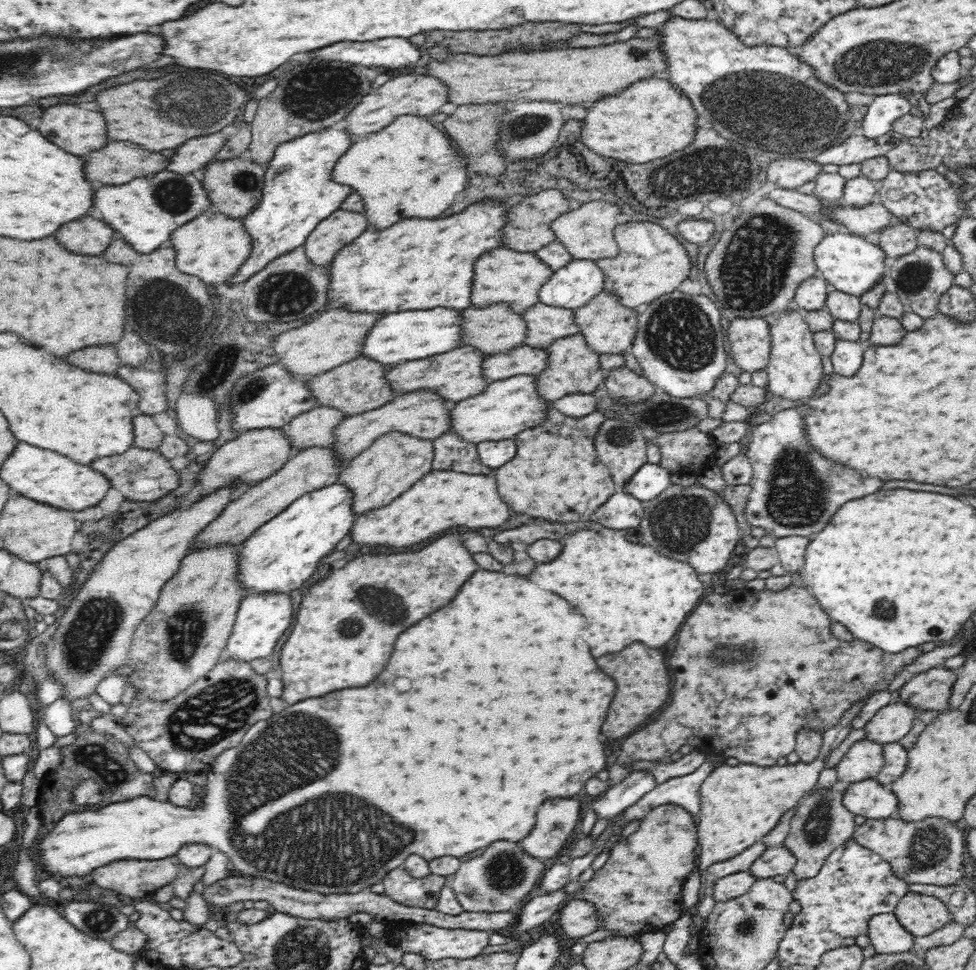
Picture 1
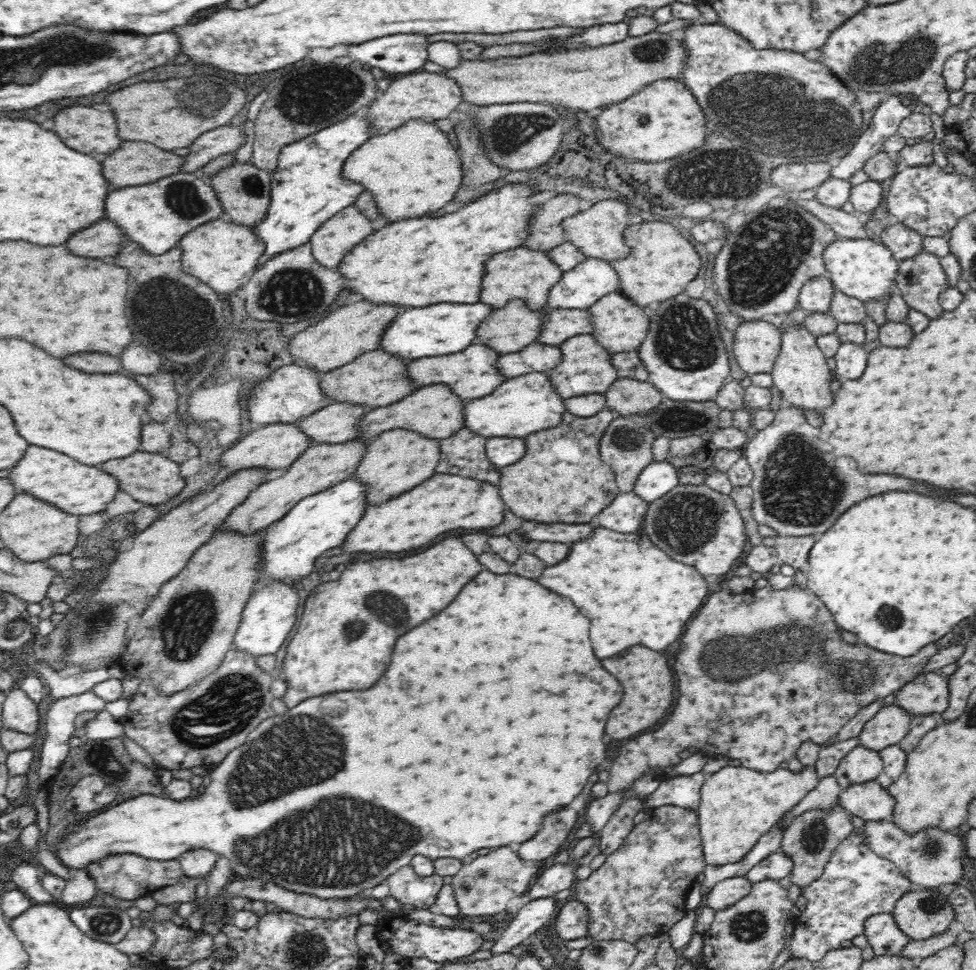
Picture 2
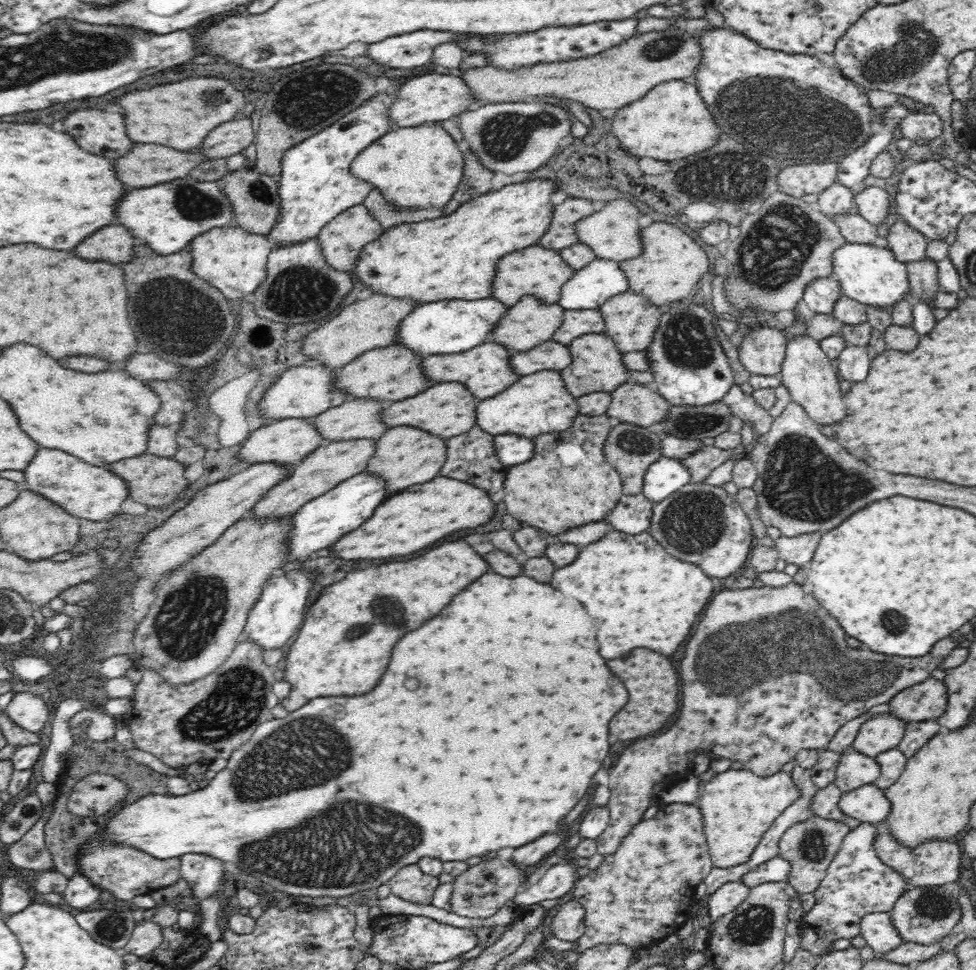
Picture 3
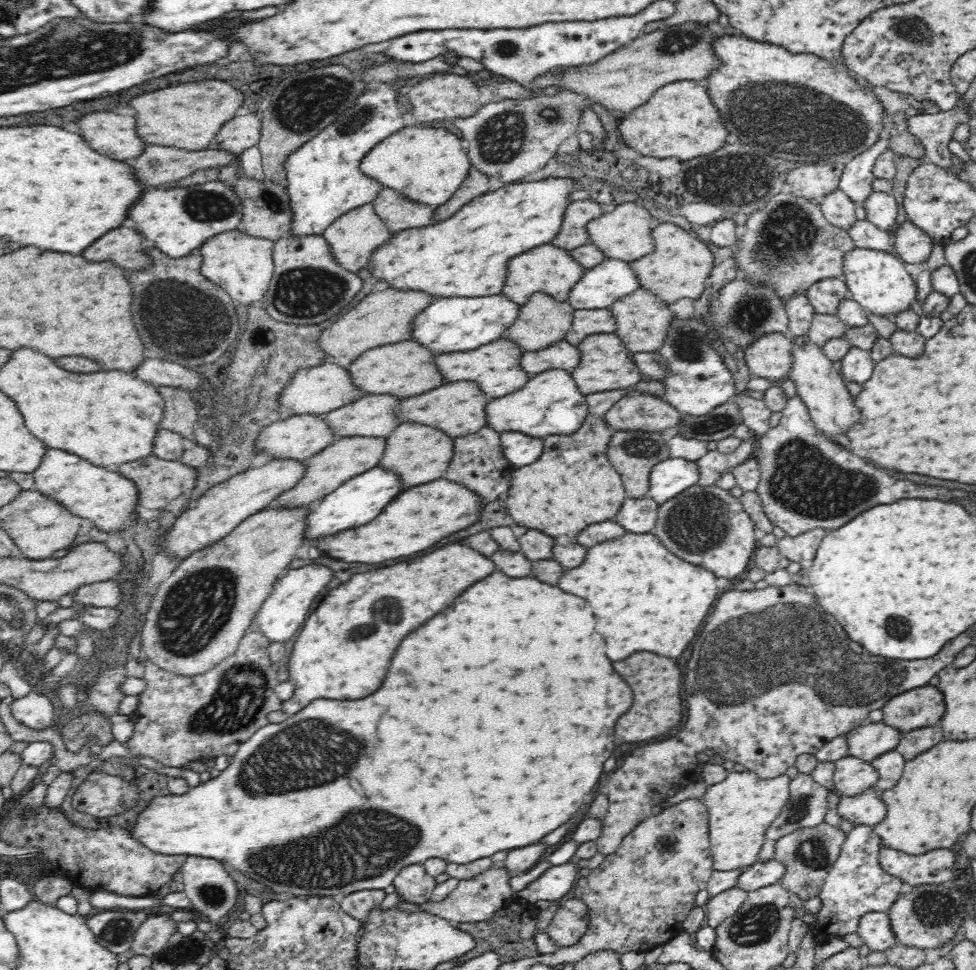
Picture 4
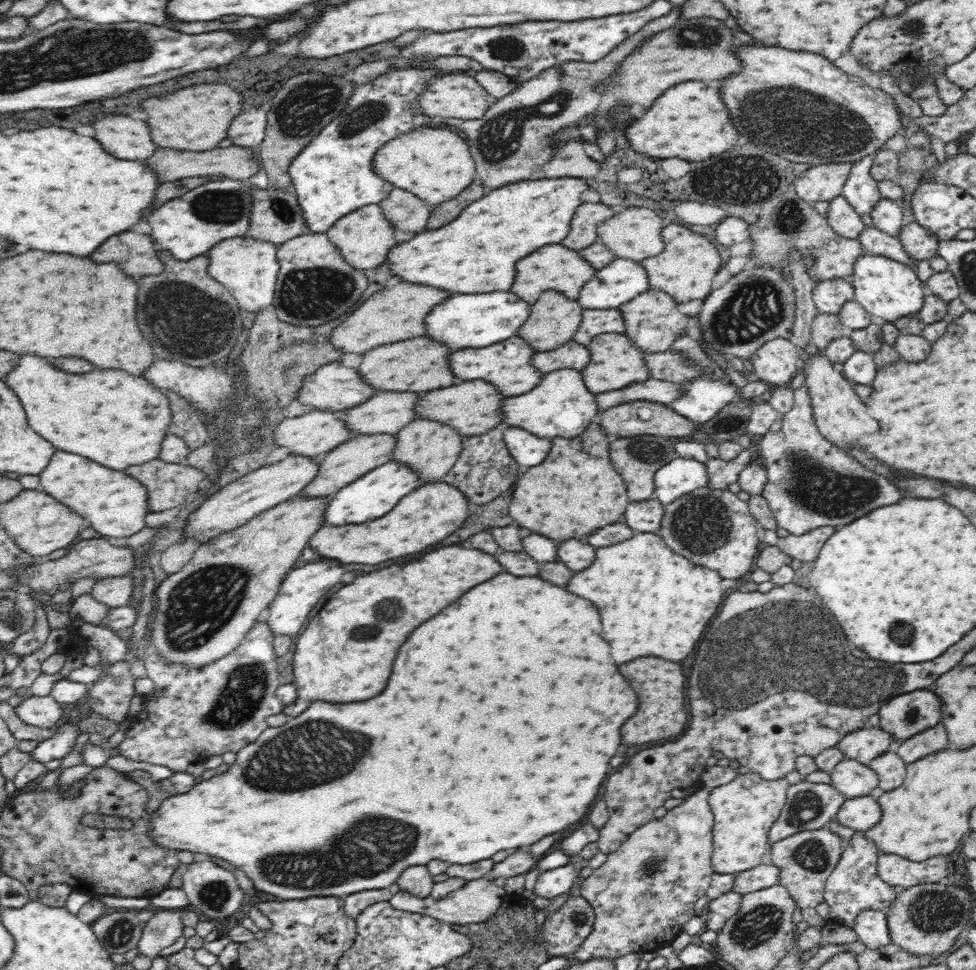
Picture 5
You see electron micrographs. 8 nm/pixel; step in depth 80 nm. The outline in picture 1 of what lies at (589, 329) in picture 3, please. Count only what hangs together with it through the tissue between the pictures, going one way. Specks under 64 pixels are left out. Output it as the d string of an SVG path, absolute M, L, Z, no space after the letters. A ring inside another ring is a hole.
M540 303L530 307L523 315L528 323L525 344L532 348L546 349L558 339L581 334L573 309Z

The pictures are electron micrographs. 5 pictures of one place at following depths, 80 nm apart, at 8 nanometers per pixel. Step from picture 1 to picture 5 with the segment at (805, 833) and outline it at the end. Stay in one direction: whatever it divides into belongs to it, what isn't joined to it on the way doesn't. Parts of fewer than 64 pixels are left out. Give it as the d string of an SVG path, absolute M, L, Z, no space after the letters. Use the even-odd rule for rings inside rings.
M824 829L798 832L775 842L769 848L772 864L779 870L778 884L788 889L790 896L800 908L803 919L808 921L809 925L821 929L827 924L818 915L816 908L821 902L825 902L825 882L841 859L843 849L843 840L836 833Z

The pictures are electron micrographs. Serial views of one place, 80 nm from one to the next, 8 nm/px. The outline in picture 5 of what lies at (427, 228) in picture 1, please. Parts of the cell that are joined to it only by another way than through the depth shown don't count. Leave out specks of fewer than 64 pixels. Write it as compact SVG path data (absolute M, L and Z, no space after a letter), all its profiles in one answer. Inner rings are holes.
M550 178L549 180L526 180L519 181L517 183L511 183L502 188L492 190L488 196L480 198L476 204L470 204L470 208L465 208L457 220L438 228L438 230L432 230L432 232L422 232L415 236L414 240L410 242L404 242L402 246L394 245L394 248L390 249L387 256L387 264L390 264L392 272L396 276L402 276L406 282L420 282L420 284L428 284L428 286L434 286L434 288L442 288L442 290L448 290L448 292L458 292L458 294L482 294L482 292L494 292L494 290L508 291L511 290L514 282L514 274L516 274L516 262L532 252L536 252L538 248L546 246L546 244L560 244L568 234L570 234L570 220L574 216L574 212L578 210L578 206L582 204L580 200L580 194L586 192L586 190L592 189L589 180L582 178Z

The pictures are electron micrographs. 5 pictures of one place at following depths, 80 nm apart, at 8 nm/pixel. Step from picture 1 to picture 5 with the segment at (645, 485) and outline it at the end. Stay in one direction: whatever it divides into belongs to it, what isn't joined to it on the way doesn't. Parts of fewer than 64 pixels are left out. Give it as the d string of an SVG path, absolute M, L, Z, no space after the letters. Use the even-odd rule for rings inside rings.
M675 458L670 464L661 466L654 475L654 499L664 506L677 498L709 486L709 474L705 463L694 459Z

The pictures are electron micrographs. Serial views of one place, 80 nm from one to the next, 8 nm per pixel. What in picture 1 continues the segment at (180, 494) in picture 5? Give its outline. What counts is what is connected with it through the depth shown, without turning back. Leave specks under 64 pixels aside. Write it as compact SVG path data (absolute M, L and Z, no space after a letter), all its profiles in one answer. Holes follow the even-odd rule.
M134 447L127 450L126 454L122 454L122 456L110 456L106 460L96 460L90 466L98 468L98 472L102 472L110 480L112 488L120 490L130 501L158 502L163 496L178 488L180 484L179 472L158 450Z

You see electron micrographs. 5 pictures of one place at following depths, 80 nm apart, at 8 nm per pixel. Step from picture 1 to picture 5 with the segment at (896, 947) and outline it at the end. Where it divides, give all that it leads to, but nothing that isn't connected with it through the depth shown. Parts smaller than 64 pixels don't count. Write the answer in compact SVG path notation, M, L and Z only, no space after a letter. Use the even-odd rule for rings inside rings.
M873 909L864 910L855 919L854 932L868 948L880 948L891 943L887 914Z

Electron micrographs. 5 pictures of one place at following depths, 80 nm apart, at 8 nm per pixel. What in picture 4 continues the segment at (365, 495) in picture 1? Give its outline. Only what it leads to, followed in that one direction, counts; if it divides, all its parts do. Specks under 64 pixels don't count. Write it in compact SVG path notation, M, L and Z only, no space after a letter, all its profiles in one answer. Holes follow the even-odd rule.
M402 422L387 438L386 450L380 465L387 470L395 470L408 487L442 479L454 456L454 439L433 426L419 422Z

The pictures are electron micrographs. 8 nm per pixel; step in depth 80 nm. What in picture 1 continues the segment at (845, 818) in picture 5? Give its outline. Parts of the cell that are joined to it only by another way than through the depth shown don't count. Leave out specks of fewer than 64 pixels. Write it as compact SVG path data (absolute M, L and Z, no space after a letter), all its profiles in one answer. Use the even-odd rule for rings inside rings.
M876 778L845 786L842 802L856 816L874 820L895 816L898 808L896 795Z

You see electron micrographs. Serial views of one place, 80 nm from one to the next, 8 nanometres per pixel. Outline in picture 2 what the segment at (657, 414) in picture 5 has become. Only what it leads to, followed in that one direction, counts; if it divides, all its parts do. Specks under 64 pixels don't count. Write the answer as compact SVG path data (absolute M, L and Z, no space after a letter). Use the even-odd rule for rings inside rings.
M625 375L616 379L604 395L606 408L626 418L647 417L663 399L663 394L649 381L641 382Z

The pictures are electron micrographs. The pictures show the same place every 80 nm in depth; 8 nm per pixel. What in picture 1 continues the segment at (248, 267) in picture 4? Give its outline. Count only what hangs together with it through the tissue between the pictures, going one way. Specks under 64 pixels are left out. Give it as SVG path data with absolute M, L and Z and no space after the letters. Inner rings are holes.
M216 210L208 211L201 215L196 220L192 220L190 224L178 228L171 234L170 246L175 248L178 270L184 274L198 277L204 284L212 287L222 286L222 284L232 286L233 282L231 280L253 251L253 238L248 234L248 231L243 226L243 222L240 220L232 220L224 214L216 212Z

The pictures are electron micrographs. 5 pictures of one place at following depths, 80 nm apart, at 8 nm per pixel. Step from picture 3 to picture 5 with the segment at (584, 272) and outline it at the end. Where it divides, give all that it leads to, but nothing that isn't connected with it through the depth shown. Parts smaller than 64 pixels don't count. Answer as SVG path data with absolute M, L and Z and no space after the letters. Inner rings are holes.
M614 259L583 287L578 303L586 309L618 309L651 288L641 261Z

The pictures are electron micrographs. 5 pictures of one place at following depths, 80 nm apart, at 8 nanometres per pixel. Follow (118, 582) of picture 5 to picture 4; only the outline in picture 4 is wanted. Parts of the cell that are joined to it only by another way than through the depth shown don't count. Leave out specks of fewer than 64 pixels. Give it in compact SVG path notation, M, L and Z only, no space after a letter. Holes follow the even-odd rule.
M108 579L78 587L76 596L74 596L74 603L98 608L115 608L122 602L123 595L120 583L114 579Z

